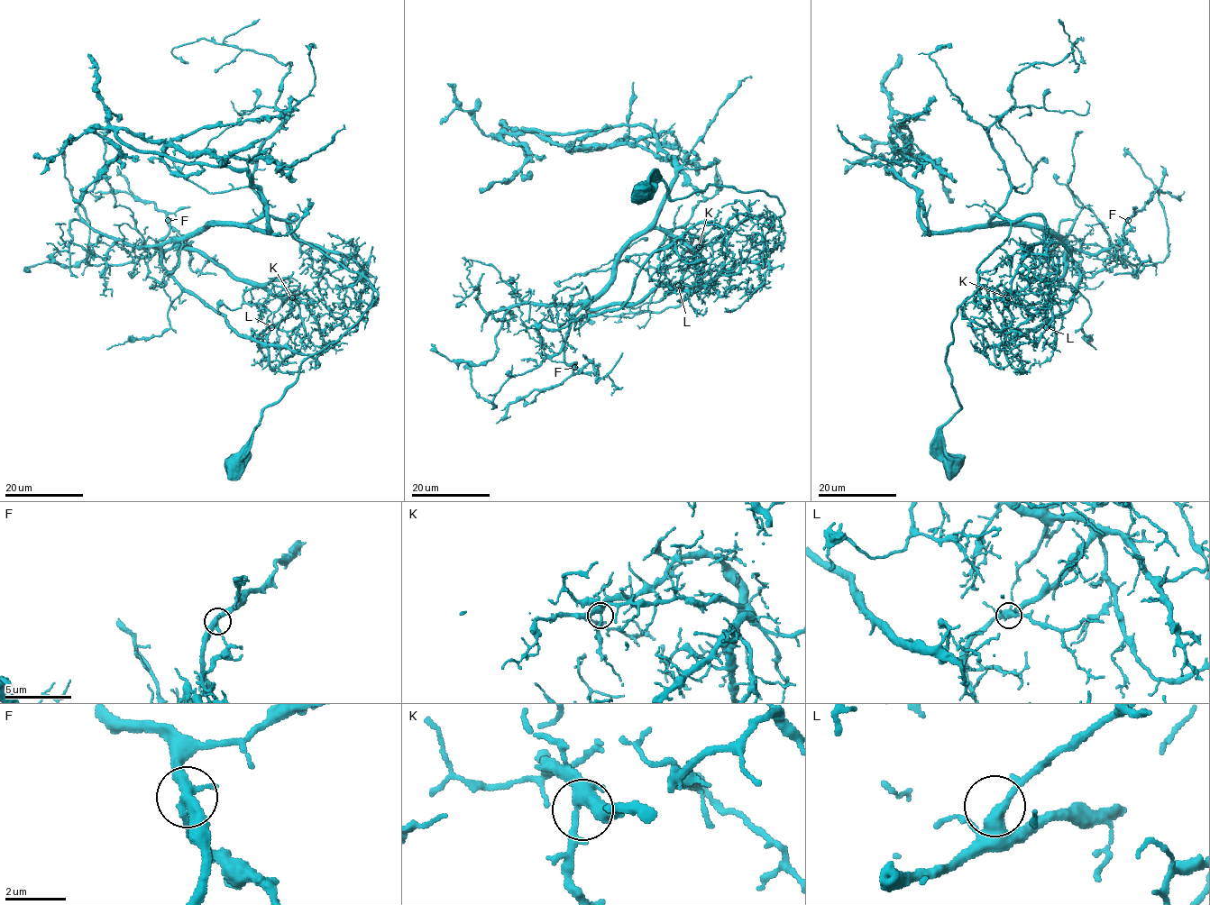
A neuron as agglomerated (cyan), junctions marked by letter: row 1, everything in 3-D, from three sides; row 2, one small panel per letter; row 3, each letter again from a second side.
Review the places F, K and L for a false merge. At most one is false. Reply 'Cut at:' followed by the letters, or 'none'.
Cut at: F

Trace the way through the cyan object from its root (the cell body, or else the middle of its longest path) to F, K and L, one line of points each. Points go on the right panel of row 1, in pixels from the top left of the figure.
F: (952, 464), (947, 352), (1008, 236), (990, 222), (1095, 253), (1128, 219)
K: (952, 464), (951, 322), (1008, 236), (996, 215), (1070, 248), (1058, 278), (1008, 297)
L: (952, 464), (951, 322), (1008, 236), (996, 215), (1070, 248), (1047, 286), (1046, 327)

